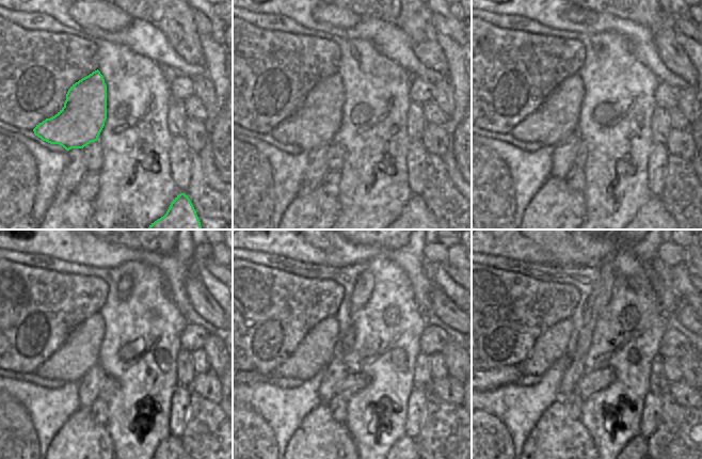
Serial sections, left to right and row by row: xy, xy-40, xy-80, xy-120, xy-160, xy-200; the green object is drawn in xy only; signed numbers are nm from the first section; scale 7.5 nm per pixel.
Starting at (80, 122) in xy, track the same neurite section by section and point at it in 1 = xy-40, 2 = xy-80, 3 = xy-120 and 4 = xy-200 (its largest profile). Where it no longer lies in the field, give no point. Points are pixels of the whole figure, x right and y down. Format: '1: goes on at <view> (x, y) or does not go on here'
1: goes on at xy-40 (317, 122)
2: goes on at xy-80 (557, 119)
3: goes on at xy-120 (80, 351)
4: goes on at xy-200 (553, 344)

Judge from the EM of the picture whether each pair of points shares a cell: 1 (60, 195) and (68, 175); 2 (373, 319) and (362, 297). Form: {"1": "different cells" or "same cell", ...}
{"1": "same cell", "2": "different cells"}

